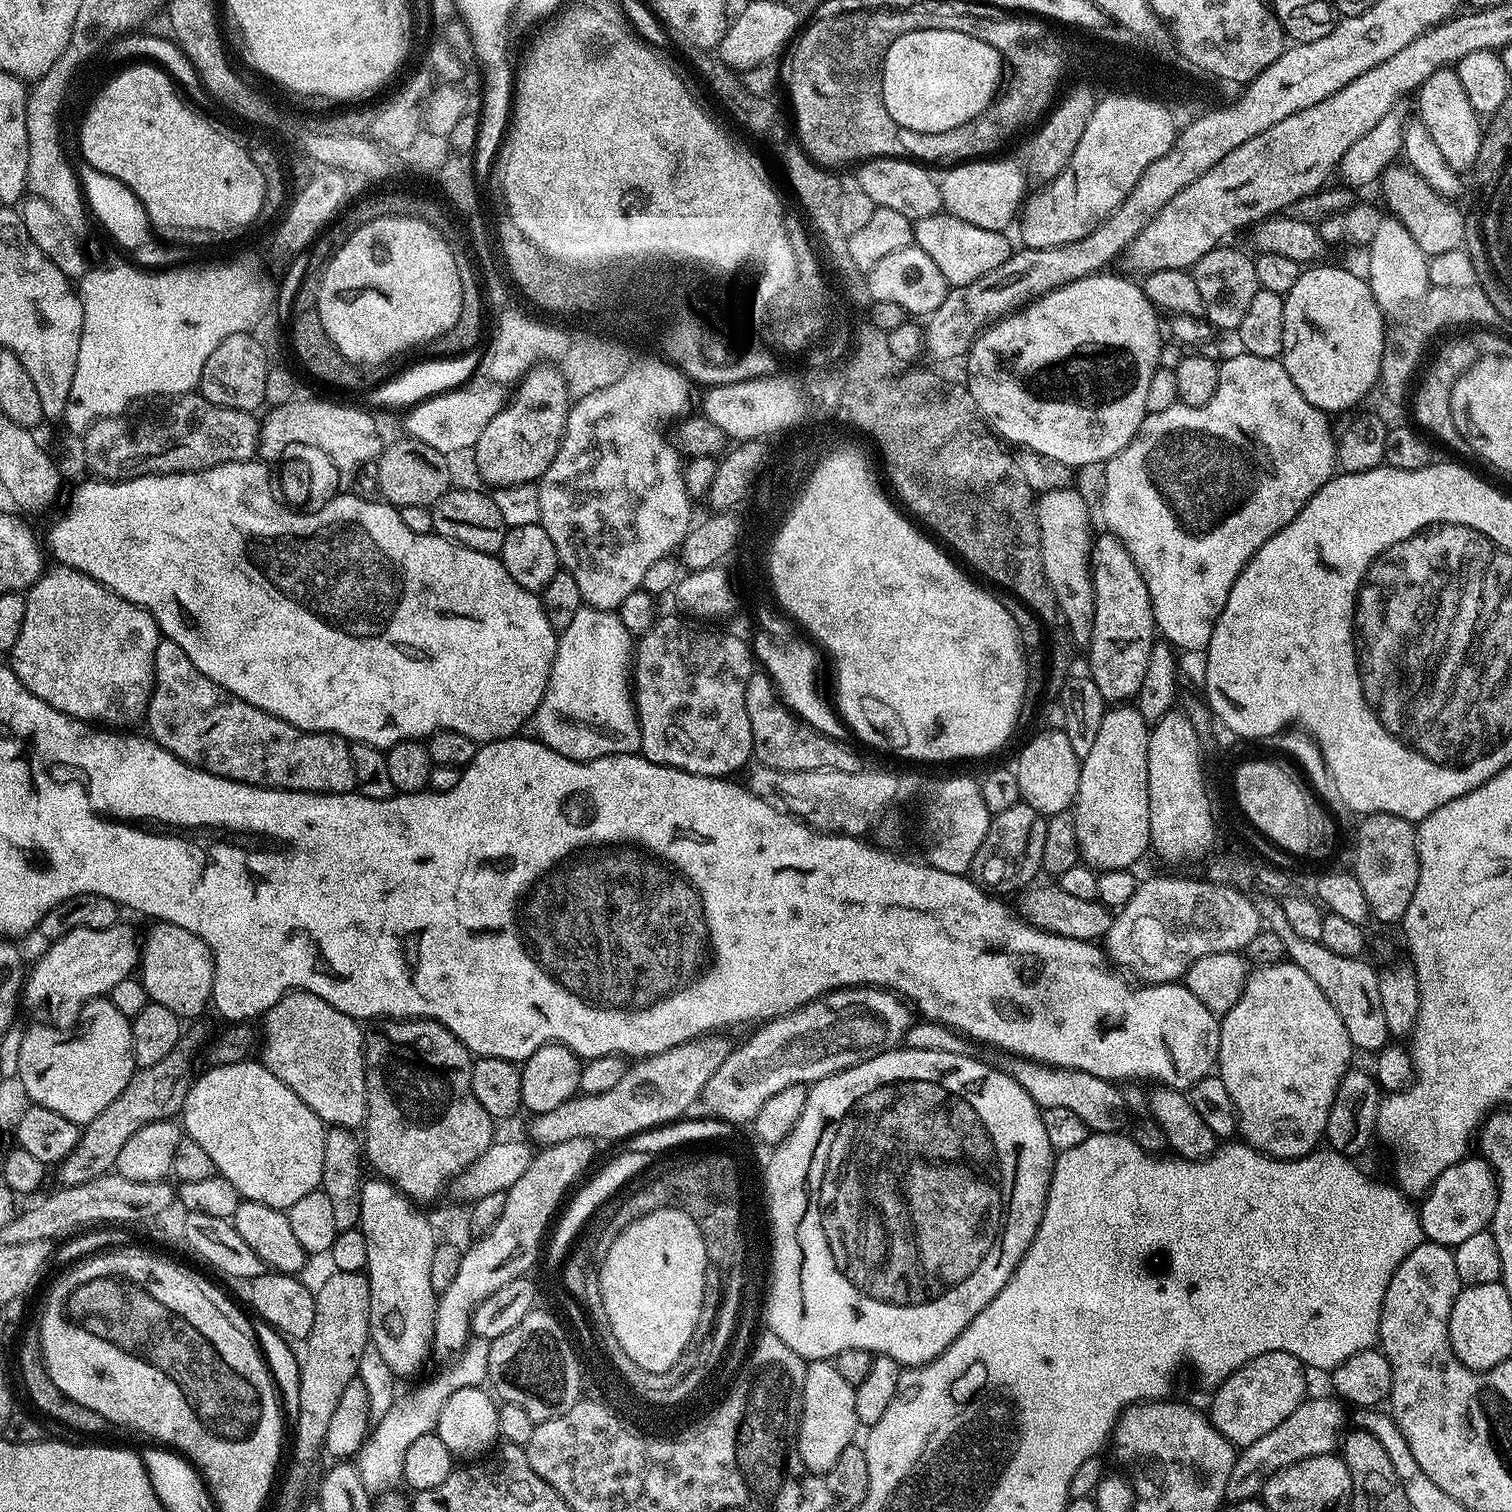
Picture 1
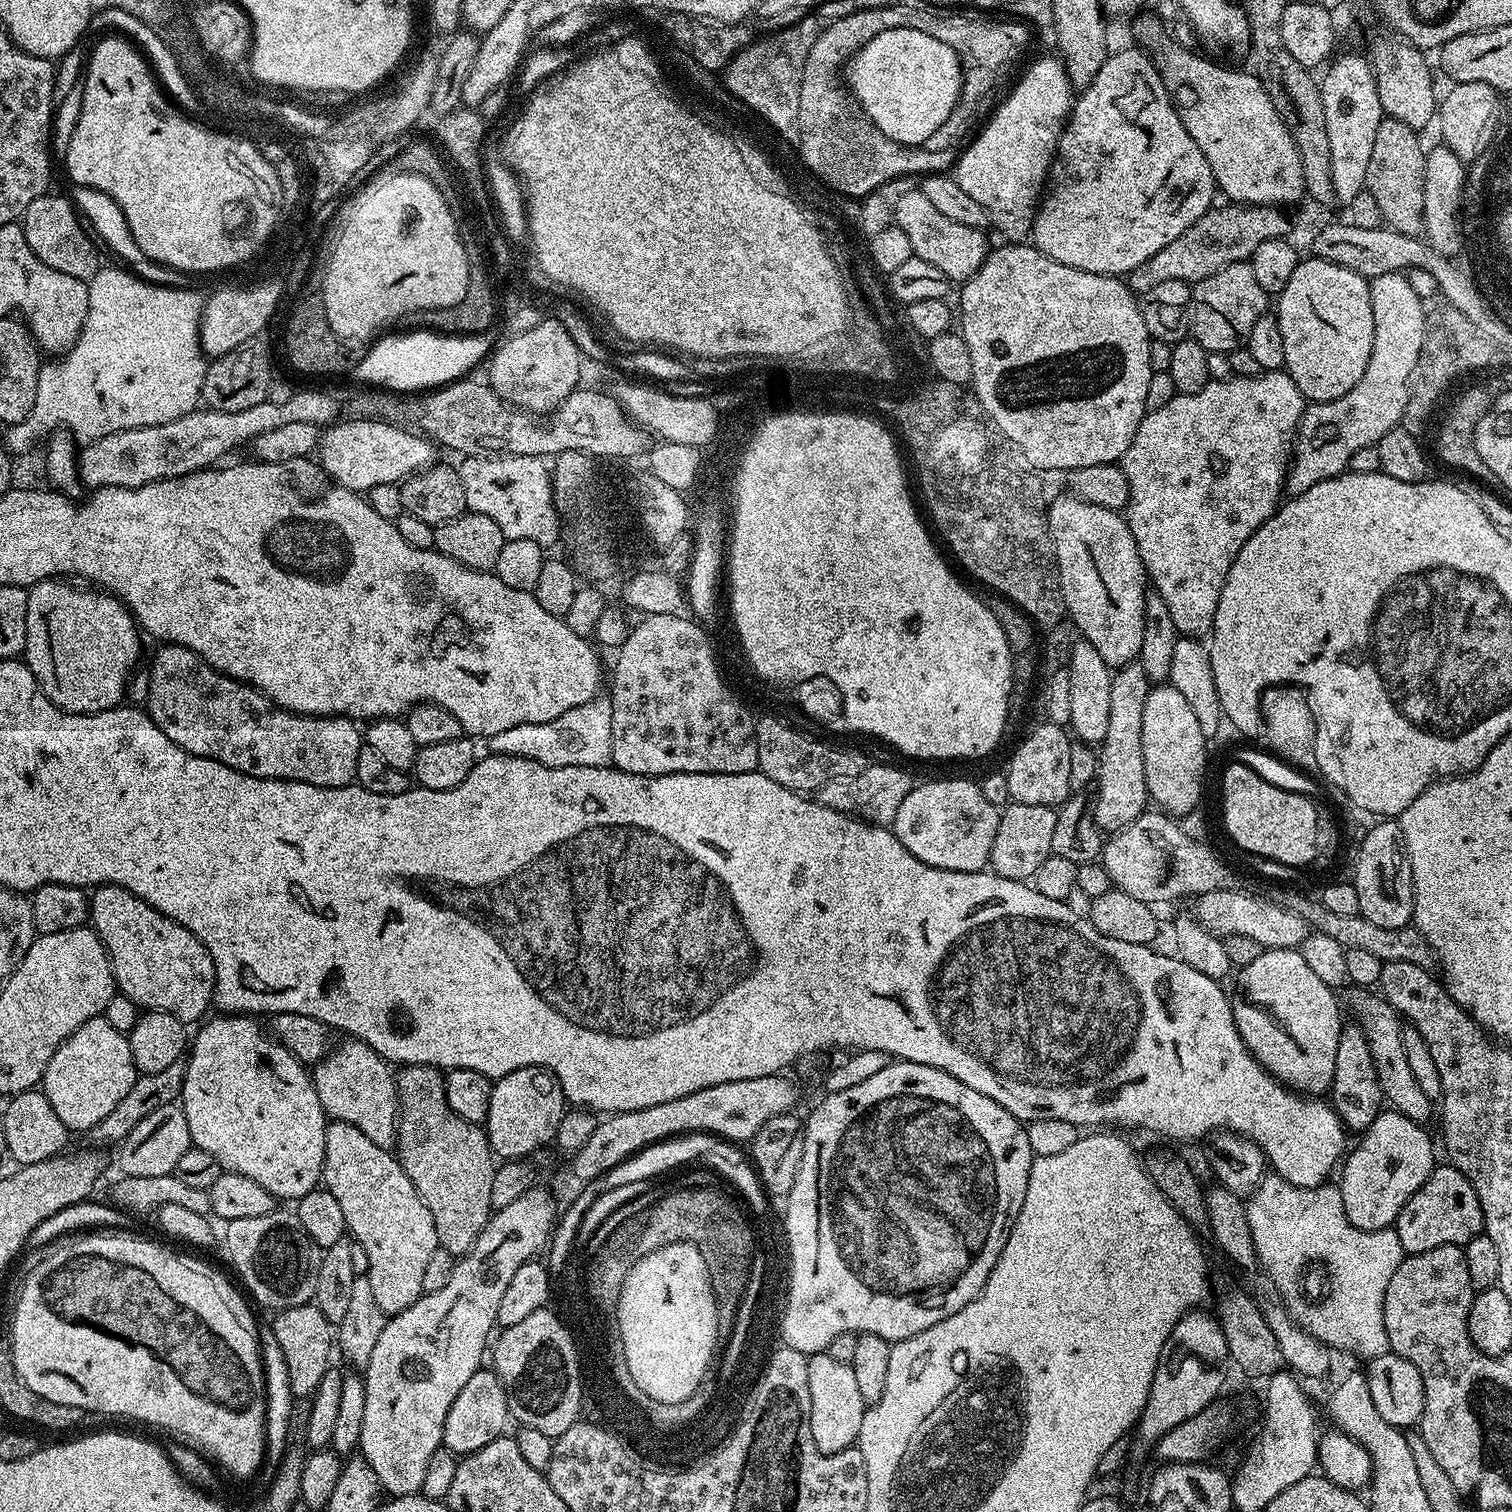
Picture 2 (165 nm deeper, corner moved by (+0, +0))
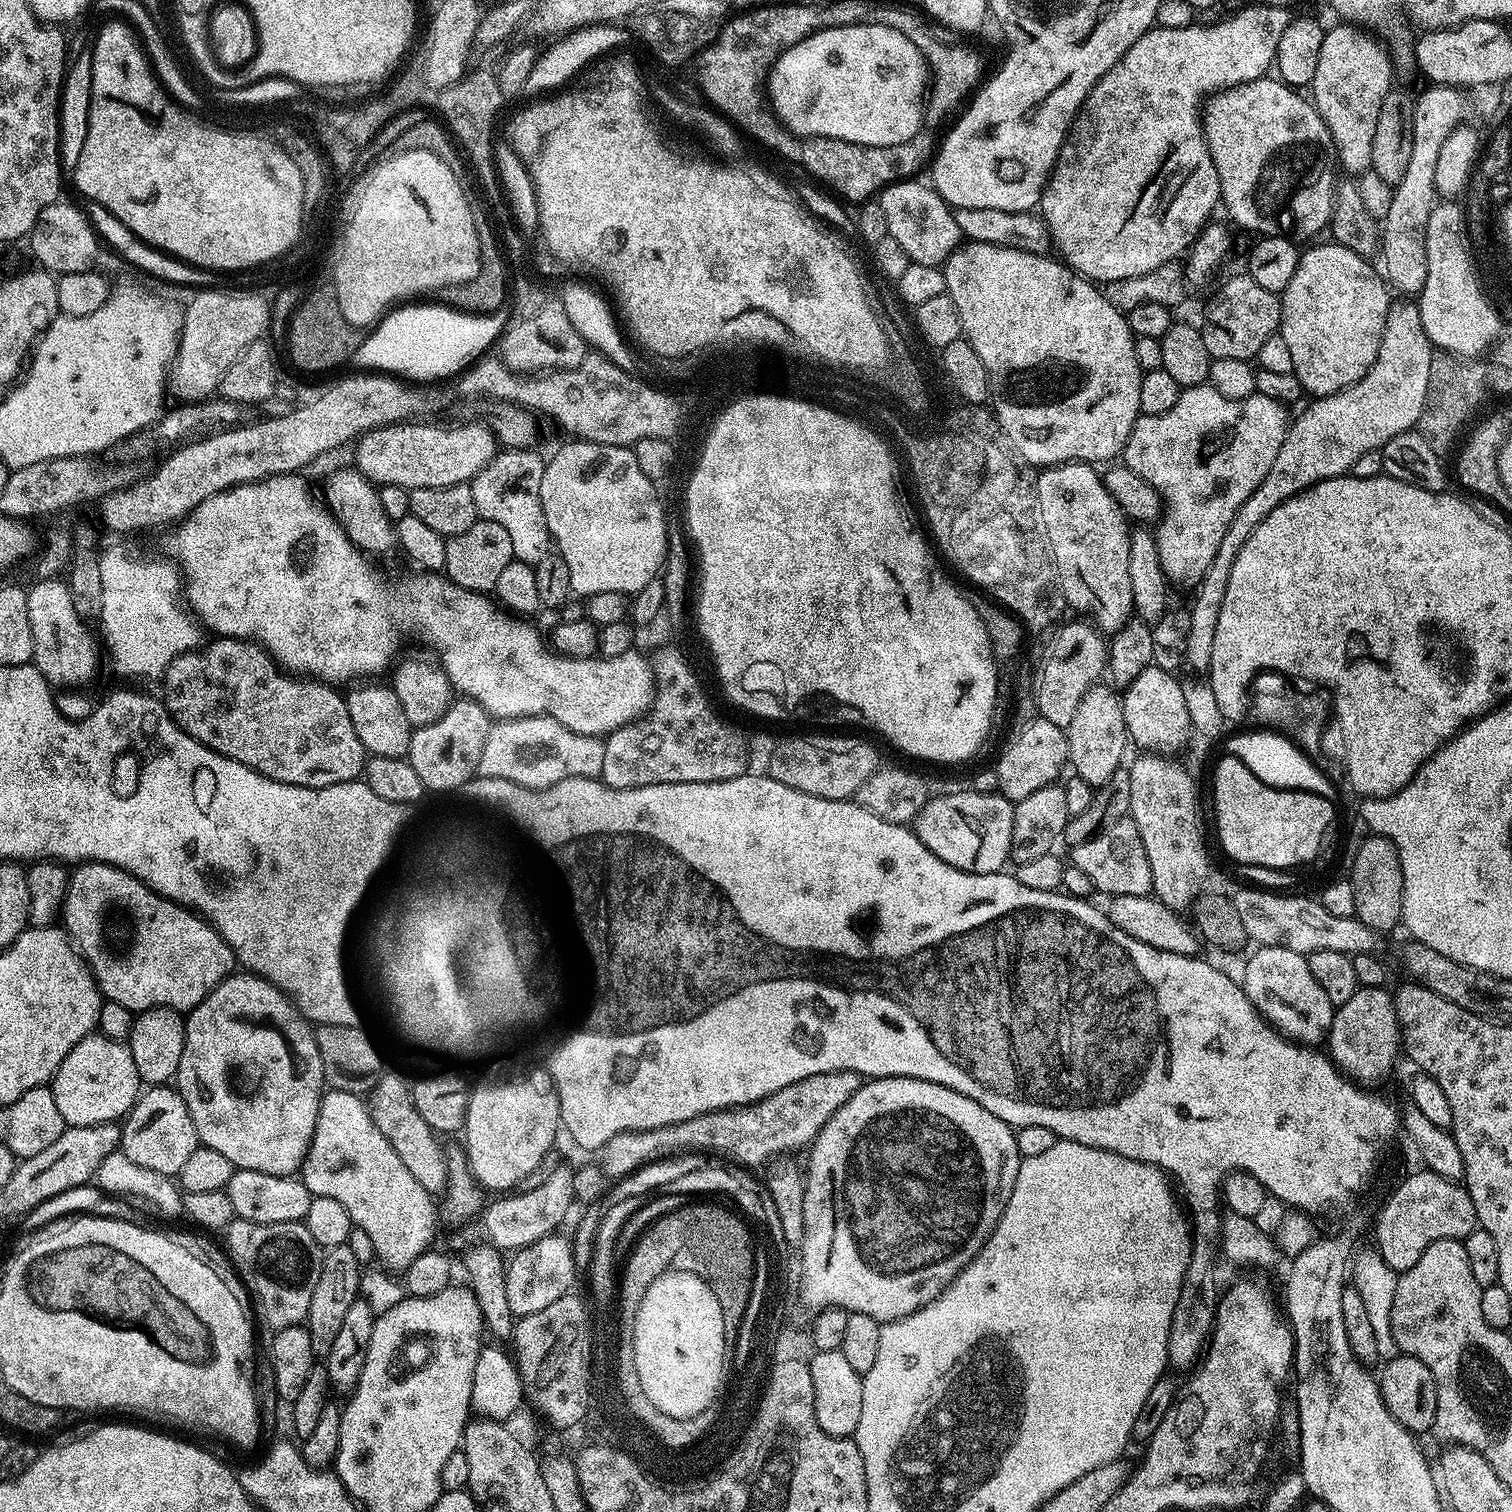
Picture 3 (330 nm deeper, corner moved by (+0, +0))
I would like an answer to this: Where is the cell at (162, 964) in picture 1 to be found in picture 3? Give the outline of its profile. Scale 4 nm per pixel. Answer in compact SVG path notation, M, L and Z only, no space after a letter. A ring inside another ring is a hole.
M84 862L71 869L62 903L62 927L92 972L101 997L118 1002L118 1006L126 1006L126 1010L134 1014L151 1008L172 1008L187 1014L198 1007L222 981L233 975L238 964L232 947L203 916L191 908L167 900L129 872L112 864Z

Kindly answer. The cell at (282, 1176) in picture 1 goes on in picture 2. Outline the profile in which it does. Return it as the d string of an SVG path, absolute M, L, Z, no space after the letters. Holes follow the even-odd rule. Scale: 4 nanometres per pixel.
M216 1014L213 1020L207 1020L205 1019L199 1025L199 1027L201 1026L200 1033L191 1037L190 1051L187 1053L184 1064L184 1088L180 1092L180 1100L186 1114L186 1126L190 1126L190 1138L193 1145L206 1150L206 1154L214 1154L214 1158L218 1158L223 1171L246 1174L246 1178L251 1178L254 1182L258 1182L258 1186L270 1190L270 1194L276 1197L277 1201L295 1202L300 1200L321 1183L324 1175L324 1151L326 1150L326 1130L328 1129L322 1110L322 1102L318 1102L318 1094L314 1090L314 1082L309 1069L301 1064L297 1056L290 1054L290 1050L286 1050L286 1046L282 1046L279 1040L269 1035L265 1029L264 1033L260 1029L259 1022L256 1021L259 1019L253 1018L251 1015Z

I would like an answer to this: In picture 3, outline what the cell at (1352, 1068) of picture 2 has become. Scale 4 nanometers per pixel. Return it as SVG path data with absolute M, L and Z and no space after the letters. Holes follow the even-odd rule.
M1387 987L1356 989L1354 995L1347 1002L1342 1002L1332 1013L1332 1025L1326 1034L1327 1055L1332 1057L1333 1064L1345 1076L1359 1082L1364 1086L1376 1086L1379 1080L1384 1080L1392 1072L1396 1059L1402 1056L1402 1035L1400 1032L1400 1019L1396 1013L1396 1001L1393 993Z

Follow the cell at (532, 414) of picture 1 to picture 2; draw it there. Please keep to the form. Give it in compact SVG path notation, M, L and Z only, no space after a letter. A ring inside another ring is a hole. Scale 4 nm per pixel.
M557 321L540 322L532 329L507 338L509 340L501 348L499 345L487 361L487 383L505 404L511 404L514 408L529 414L553 412L580 384L582 355L578 346L570 336L564 335Z

